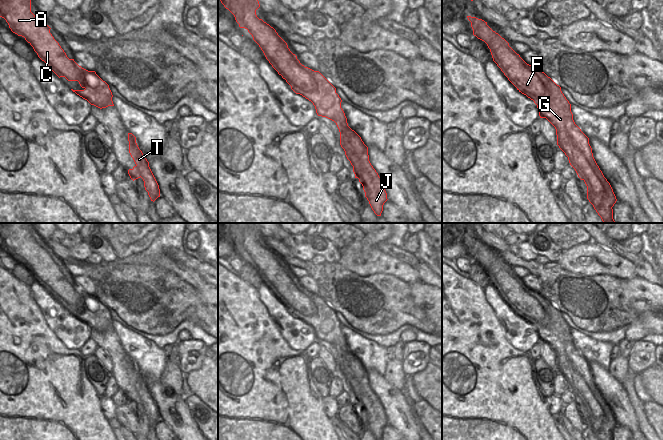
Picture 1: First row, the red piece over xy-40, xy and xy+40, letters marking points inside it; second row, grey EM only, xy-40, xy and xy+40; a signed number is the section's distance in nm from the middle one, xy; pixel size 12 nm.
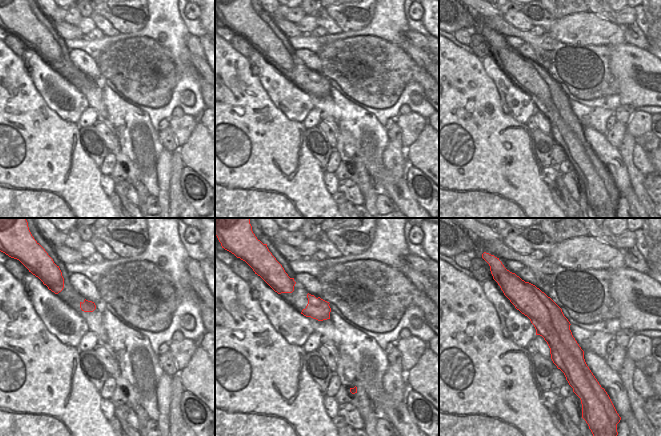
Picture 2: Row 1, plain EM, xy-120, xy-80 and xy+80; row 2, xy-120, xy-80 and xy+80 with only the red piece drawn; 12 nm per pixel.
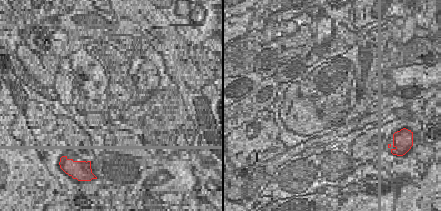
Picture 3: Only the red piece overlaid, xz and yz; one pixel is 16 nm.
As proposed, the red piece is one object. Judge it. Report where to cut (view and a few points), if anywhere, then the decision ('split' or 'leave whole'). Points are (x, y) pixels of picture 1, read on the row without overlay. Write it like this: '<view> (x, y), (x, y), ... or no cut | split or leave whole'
no cut | leave whole

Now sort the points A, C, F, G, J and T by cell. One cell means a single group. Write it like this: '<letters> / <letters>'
A C F G J T

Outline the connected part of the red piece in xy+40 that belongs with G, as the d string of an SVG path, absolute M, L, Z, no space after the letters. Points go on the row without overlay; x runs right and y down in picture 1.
M467 240L467 242L471 246L473 259L487 268L493 285L508 304L519 316L534 325L539 334L540 342L546 342L555 351L557 369L568 381L569 387L575 393L578 401L585 406L587 410L587 423L593 429L598 439L613 440L612 431L617 425L616 420L610 407L604 401L593 381L589 362L575 348L571 336L571 328L562 317L561 311L539 292L527 288L520 279L509 270L509 267L504 262L487 249L487 246L476 241Z

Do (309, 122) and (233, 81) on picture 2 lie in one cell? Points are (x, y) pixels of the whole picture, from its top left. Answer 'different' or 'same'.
different

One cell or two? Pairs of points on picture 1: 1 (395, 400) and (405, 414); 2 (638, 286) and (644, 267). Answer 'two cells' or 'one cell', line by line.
1: one cell
2: two cells

